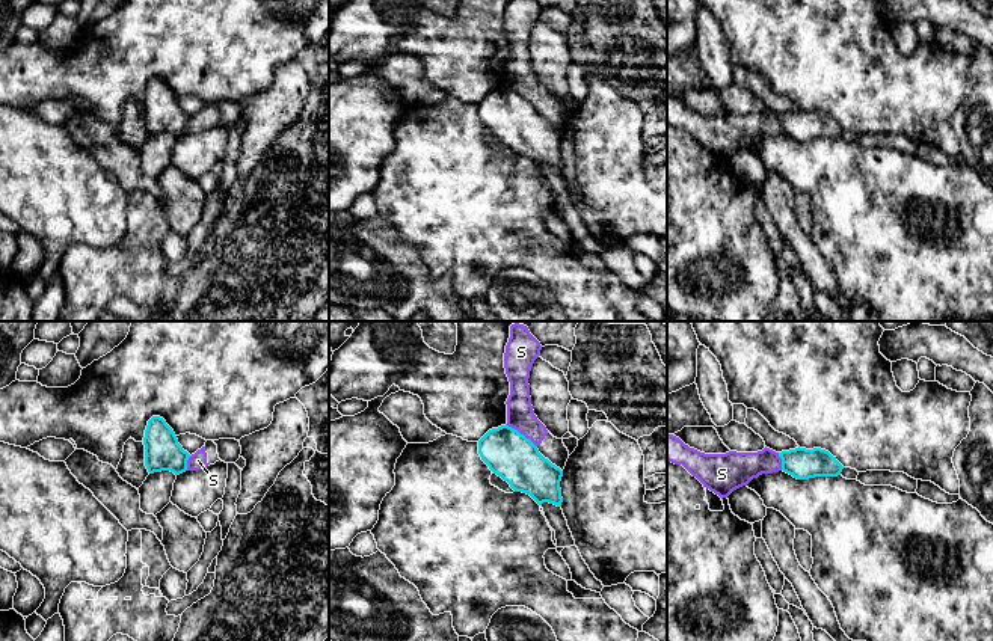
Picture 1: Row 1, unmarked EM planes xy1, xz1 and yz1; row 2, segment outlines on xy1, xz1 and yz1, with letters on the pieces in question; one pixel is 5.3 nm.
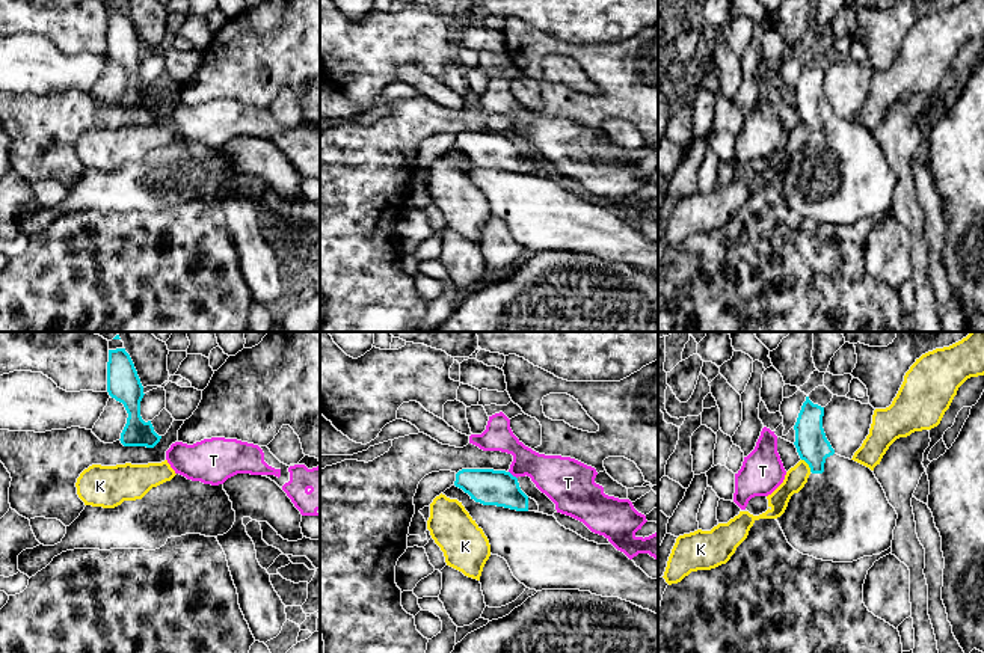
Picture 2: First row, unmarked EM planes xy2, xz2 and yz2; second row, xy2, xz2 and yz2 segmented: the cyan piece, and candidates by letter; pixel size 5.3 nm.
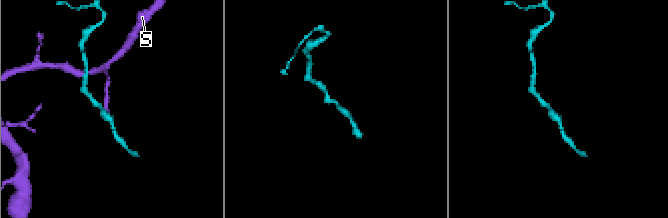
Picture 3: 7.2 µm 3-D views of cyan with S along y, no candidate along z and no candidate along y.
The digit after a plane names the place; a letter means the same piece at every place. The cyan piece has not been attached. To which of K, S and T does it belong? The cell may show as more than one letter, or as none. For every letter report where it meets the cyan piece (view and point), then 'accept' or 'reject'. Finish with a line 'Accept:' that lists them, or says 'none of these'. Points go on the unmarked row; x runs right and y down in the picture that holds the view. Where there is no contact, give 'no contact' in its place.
K: meets cyan in yz2 at (808, 125); reject
S: meets cyan in xz1 at (519, 95); reject
T: meets cyan in xz2 at (512, 137); reject
Accept: none of these

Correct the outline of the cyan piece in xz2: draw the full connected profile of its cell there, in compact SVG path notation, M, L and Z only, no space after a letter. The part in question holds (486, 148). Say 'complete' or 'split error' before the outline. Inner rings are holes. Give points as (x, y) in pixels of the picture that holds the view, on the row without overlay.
split error | M462 131L456 136L454 148L483 167L539 175L537 164L528 160L521 152L518 140L506 133Z

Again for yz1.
complete | M795 110L779 115L782 133L797 142L815 139L838 139L844 128L829 113L821 110Z

